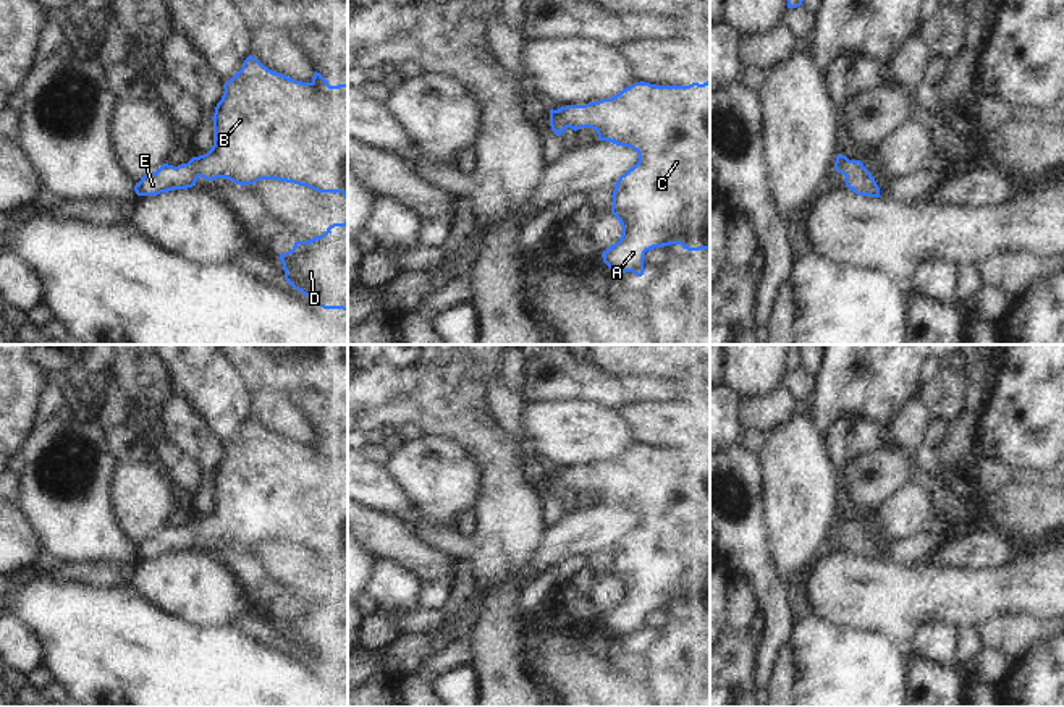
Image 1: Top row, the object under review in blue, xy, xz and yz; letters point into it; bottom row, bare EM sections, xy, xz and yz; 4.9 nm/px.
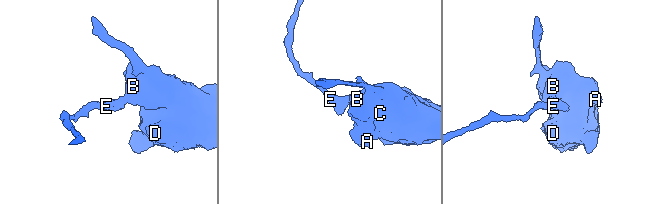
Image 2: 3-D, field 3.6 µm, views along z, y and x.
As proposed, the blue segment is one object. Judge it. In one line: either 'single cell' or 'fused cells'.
single cell

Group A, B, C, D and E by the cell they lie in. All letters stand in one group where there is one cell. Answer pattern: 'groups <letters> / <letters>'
groups A B C D E

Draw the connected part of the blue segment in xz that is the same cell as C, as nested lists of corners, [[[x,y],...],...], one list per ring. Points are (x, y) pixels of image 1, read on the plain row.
[[[710,442],[703,447],[692,445],[689,448],[634,445],[611,461],[551,471],[550,489],[558,498],[566,490],[574,493],[592,490],[597,493],[598,503],[631,510],[639,516],[639,524],[621,537],[613,548],[611,576],[619,582],[623,597],[602,616],[613,636],[632,634],[642,639],[645,615],[653,610],[681,607],[687,613],[707,612],[710,615]]]

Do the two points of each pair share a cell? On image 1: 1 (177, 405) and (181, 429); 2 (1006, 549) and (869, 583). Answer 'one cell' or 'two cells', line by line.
1: one cell
2: two cells

